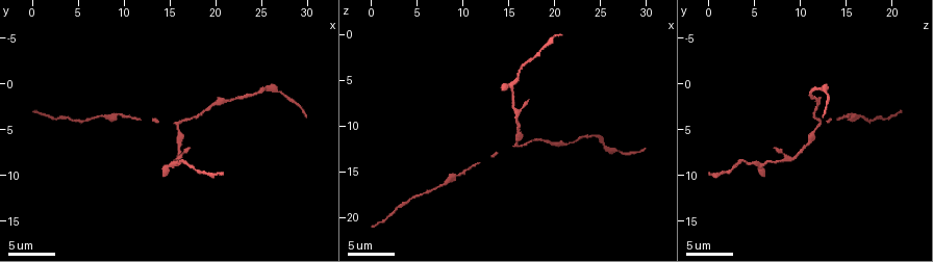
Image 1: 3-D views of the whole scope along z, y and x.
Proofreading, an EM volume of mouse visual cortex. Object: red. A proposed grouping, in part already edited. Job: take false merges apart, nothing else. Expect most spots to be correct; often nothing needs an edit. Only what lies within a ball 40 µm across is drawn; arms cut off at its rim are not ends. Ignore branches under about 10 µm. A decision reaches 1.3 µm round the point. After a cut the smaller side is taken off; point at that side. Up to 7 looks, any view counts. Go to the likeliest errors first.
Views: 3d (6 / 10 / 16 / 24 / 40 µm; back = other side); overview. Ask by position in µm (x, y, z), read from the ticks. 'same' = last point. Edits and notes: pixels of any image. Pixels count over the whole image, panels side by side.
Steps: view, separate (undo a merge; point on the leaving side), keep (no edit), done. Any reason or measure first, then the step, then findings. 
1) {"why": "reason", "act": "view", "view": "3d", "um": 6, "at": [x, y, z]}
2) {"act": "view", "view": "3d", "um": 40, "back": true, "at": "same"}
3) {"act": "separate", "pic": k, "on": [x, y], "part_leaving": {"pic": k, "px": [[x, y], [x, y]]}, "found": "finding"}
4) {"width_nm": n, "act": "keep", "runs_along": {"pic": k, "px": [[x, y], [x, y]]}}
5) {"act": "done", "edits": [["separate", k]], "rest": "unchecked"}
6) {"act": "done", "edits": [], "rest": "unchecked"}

{"act": "view", "view": "3d", "um": 16, "at": [15.6, 4.6, 12.4]}

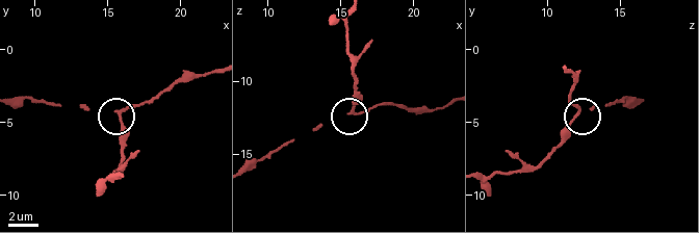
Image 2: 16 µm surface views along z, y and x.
{"act": "keep", "found": "all the same neuron"}

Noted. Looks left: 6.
{"why": "narrows sharply", "act": "view", "view": "3d", "um": 10, "at": [15.6, 8.6, 7.4]}

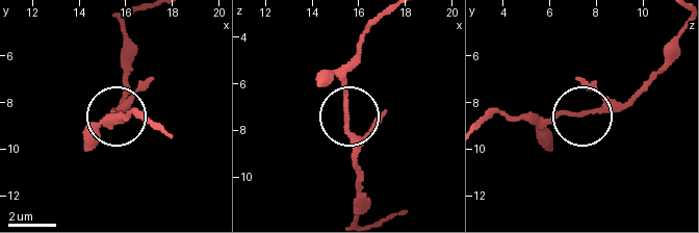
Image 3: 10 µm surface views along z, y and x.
{"width_nm": 160, "act": "keep", "runs_along": {"pic": 3, "px": [[681, 35], [669, 58], [627, 99], [586, 114], [522, 119]]}, "found": "all the same neuron"}

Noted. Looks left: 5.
{"why": "sudden change in width", "act": "view", "view": "3d", "um": 10, "at": [24.8, 0.8, 11.2]}

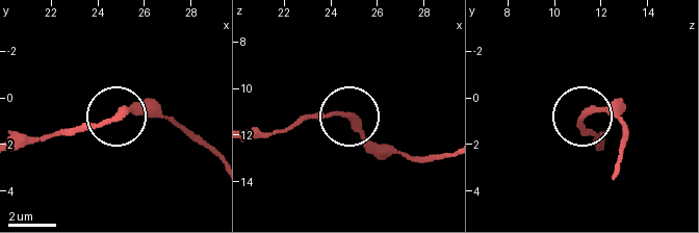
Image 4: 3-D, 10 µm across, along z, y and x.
{"act": "view", "view": "3d", "um": 10, "back": true, "at": [25.0, 0.7, 11.4]}

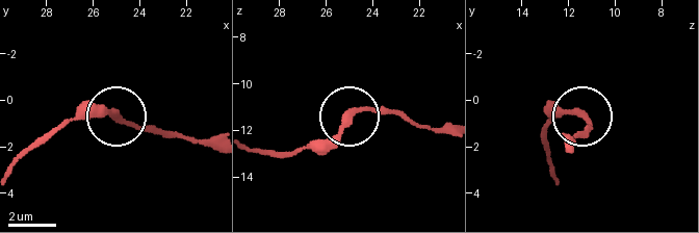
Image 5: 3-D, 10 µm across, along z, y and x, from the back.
{"act": "keep", "found": "one neuron here"}

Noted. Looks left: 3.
{"act": "done", "edits": [], "rest": "unchecked"}

